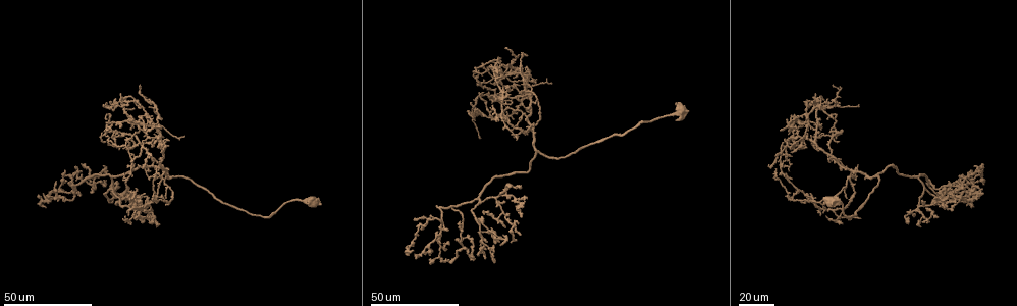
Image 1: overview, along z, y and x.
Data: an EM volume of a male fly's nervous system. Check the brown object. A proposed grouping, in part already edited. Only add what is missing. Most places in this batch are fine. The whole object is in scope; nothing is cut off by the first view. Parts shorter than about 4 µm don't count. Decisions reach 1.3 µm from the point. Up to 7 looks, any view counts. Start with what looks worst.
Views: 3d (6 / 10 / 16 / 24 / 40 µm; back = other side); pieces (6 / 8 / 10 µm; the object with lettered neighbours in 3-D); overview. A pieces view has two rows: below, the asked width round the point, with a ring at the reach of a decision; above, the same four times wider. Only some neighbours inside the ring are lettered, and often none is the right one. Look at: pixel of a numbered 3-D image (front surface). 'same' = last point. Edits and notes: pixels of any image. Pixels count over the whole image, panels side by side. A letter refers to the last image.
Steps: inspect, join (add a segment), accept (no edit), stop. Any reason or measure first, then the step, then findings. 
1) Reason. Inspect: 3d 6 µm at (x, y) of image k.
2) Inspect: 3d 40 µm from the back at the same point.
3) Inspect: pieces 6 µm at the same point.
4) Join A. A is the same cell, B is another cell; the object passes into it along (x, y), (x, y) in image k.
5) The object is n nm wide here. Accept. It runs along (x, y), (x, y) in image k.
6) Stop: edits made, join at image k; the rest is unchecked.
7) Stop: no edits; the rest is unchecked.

Inspect: 3d 24 µm at (112, 129) of image 1.

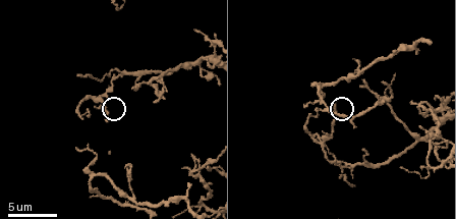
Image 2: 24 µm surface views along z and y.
Inspect: pieces 6 µm at (107, 119) of image 2.

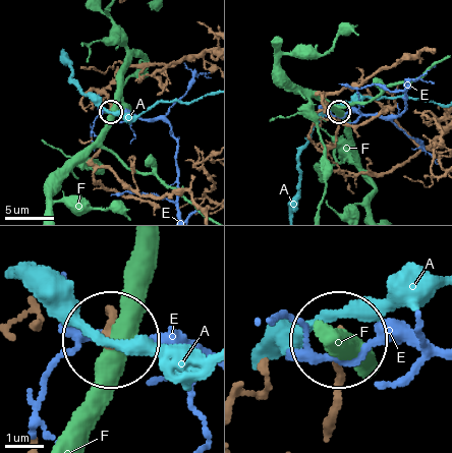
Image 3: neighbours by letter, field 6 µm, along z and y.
Accept. A, E and F are other cells; none of them fits.

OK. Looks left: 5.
Branch stops here. Inspect: pieces 6 µm at (434, 150) of image 2.

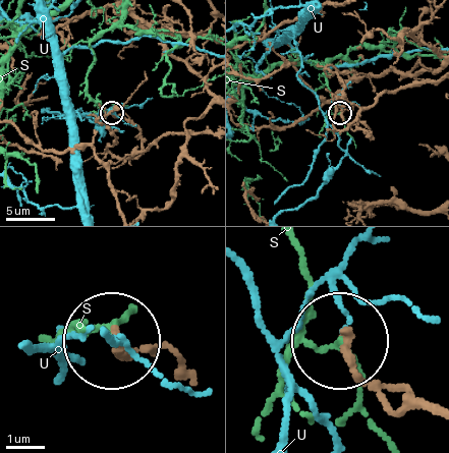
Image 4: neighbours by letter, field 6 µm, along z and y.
Accept. S and U are other cells; it runs along (421, 410), (382, 397), (346, 342) in image 4; none of them fits.

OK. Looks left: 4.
Thin end. Inspect: 3d 40 µm at (831, 163) of image 1.

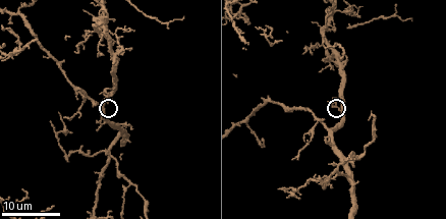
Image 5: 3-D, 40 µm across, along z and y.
Closer look. Inspect: 3d 6 µm at (335, 102) of image 5.

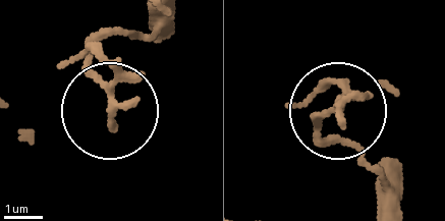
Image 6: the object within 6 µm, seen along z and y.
See the neighbours. Inspect: pieces 10 µm at (111, 125) of image 6.

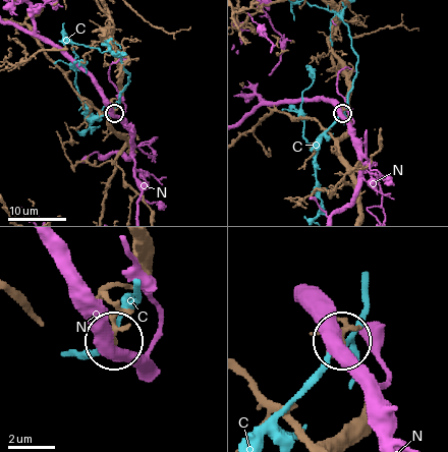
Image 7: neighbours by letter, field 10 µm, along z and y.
The object is 180 nm wide here. Accept. C and N are other cells; no lettered segment goes on from it.

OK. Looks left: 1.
Thin end. Inspect: pieces 10 µm at (341, 175) of image 2.

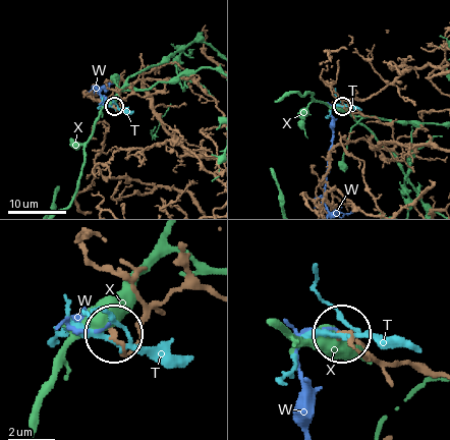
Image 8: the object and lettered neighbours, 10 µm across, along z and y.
Accept. T, W and X are other cells; no lettered segment goes on from it.

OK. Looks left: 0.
Stop: no edits; the rest is unchecked.

